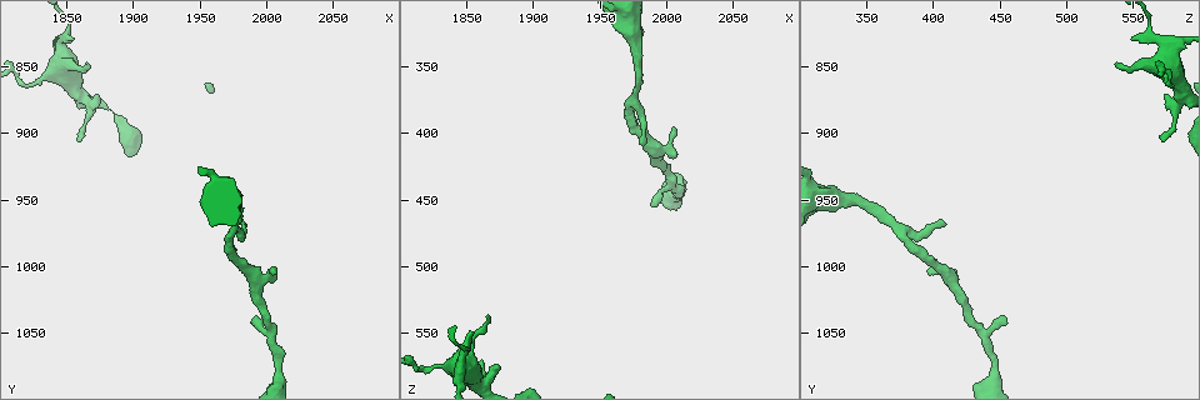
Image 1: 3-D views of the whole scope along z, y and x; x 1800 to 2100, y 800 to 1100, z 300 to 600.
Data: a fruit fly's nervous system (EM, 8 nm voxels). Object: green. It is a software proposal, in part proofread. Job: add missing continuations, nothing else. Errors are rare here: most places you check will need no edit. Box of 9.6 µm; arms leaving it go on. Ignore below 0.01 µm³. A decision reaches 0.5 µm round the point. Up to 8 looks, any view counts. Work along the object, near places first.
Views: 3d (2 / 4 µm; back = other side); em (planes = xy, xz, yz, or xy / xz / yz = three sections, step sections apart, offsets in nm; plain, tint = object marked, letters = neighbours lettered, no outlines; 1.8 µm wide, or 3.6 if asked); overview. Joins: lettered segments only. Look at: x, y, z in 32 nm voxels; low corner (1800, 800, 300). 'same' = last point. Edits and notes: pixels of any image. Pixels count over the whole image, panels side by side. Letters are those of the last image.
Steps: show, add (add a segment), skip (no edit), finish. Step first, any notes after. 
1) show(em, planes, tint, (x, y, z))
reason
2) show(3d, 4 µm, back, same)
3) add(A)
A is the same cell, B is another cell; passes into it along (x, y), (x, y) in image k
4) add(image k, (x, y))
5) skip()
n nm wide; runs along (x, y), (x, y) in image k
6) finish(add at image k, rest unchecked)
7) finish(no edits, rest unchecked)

show(3d, 4 µm, (1988, 1042, 454))

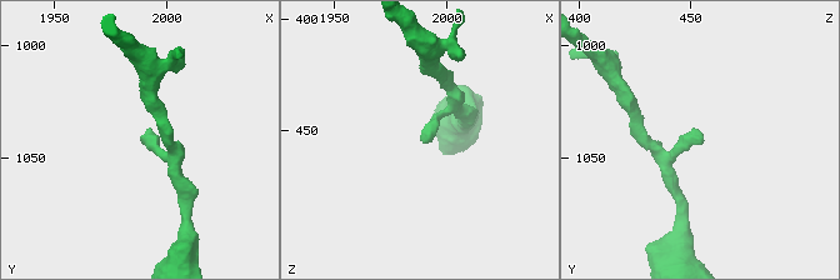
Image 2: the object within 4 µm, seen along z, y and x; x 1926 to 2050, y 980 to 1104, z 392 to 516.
show(em, xy, step 4, tint, (1990, 1040, 454))
shape alone is not enough

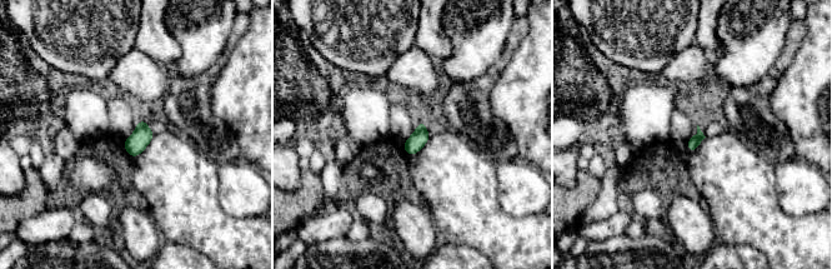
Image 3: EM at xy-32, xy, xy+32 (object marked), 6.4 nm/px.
show(em, planes, letters, same)

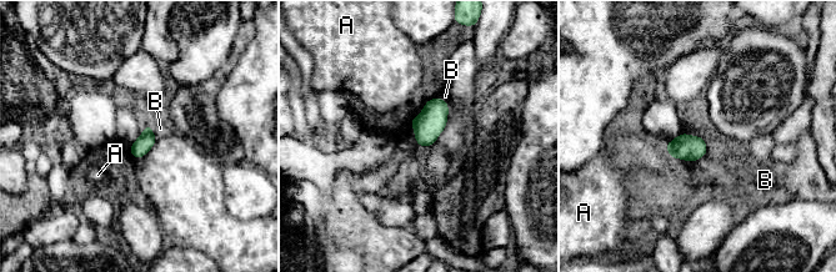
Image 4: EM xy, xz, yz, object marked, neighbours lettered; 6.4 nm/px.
skip()
A and B are other cells; border along (436, 96), (447, 102), (447, 120) in image 4; no lettered segment goes on from it

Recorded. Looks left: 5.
show(em, xz, step 16, tint, (1984, 970, 410))
an open end

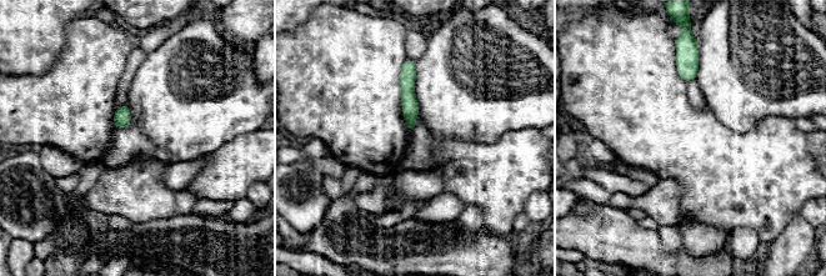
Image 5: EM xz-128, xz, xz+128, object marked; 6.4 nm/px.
show(em, yz, step 16, letters, same)
another direction

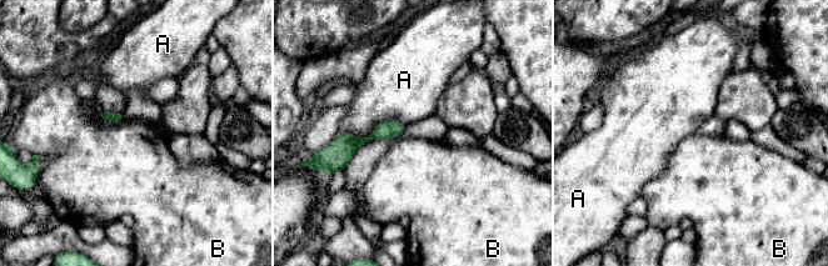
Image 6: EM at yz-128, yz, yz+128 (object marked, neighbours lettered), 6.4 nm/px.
skip()
A and B are other cells; border along (101, 115), (111, 121), (123, 116) in image 6; no lettered segment goes on from it

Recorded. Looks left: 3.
show(em, xz, step 16, tint, (1866, 848, 538))
tapers out

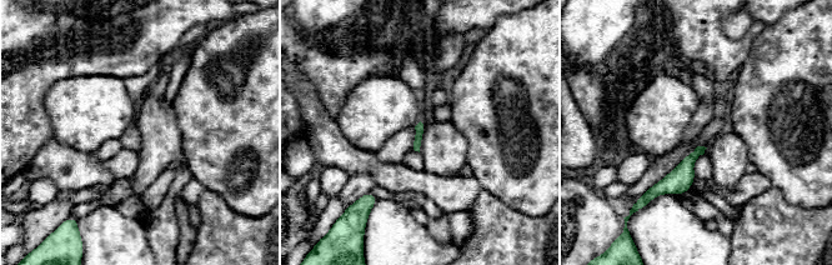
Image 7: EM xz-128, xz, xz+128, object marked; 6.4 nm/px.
show(em, planes, letters, same)
cut it another way

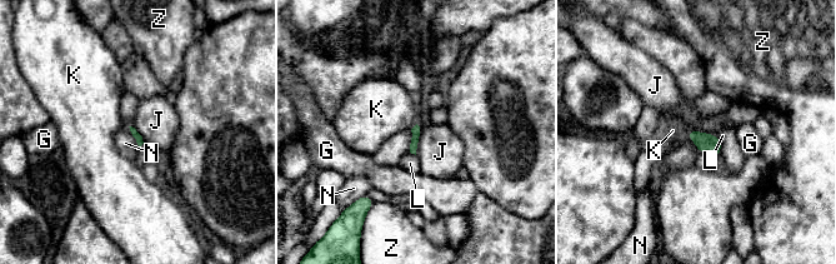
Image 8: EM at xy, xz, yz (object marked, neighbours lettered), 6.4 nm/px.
skip()
G, J, K, L, N and Z are other cells; border along (687, 130), (705, 132), (717, 137) in image 8; no lettered segment goes on from it

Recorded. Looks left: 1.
finish(no edits, rest unchecked)

